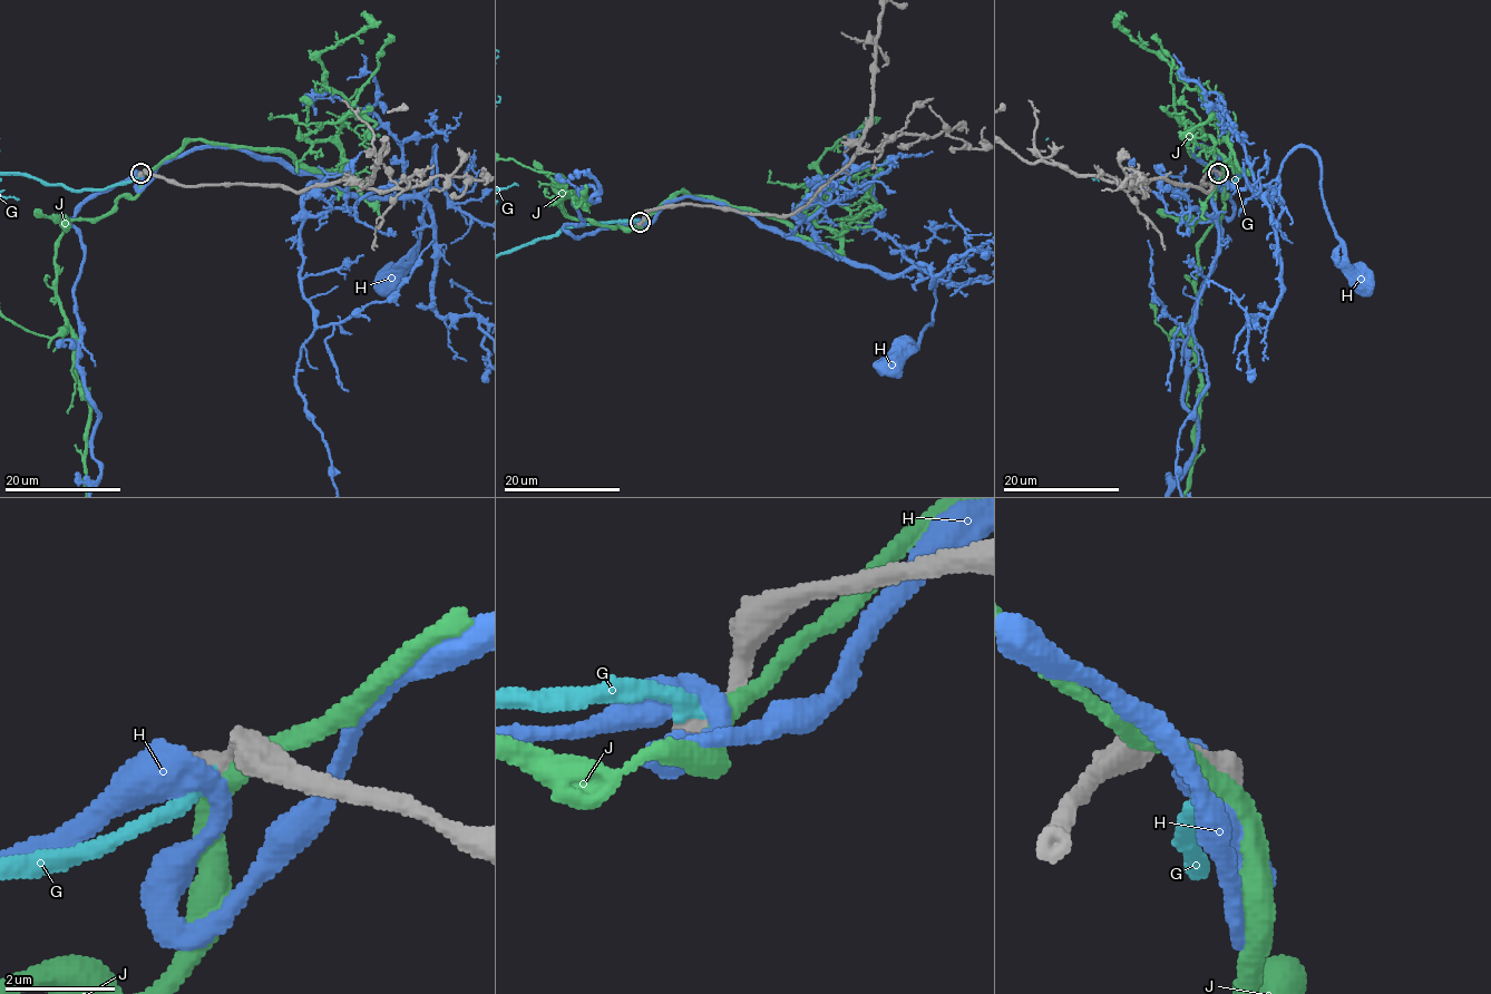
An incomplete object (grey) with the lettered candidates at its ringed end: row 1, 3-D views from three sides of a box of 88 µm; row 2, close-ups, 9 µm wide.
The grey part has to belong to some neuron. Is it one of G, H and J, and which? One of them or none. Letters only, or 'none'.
G

